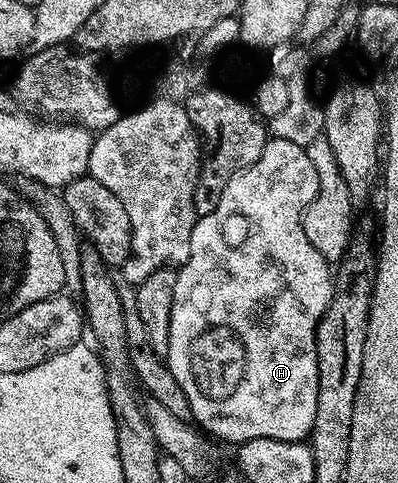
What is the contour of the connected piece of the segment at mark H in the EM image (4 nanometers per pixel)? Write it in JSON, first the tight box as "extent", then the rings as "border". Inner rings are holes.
{"extent":[164,139,336,446],"border":[[[267,139],[264,154],[252,162],[244,170],[240,170],[224,186],[224,194],[220,194],[220,202],[216,202],[216,210],[207,216],[198,216],[194,221],[192,242],[188,258],[177,269],[176,294],[172,294],[172,322],[168,330],[168,354],[164,358],[172,370],[172,378],[180,382],[180,390],[188,398],[190,415],[193,423],[203,433],[209,434],[215,441],[231,440],[234,446],[248,442],[252,438],[272,438],[280,442],[305,441],[312,430],[312,422],[316,422],[316,402],[318,401],[318,355],[316,354],[316,334],[320,318],[328,310],[330,301],[334,299],[336,280],[330,277],[331,261],[326,260],[308,242],[308,234],[304,234],[302,211],[316,198],[318,179],[316,169],[308,159],[306,149],[296,146],[296,142]]]}

